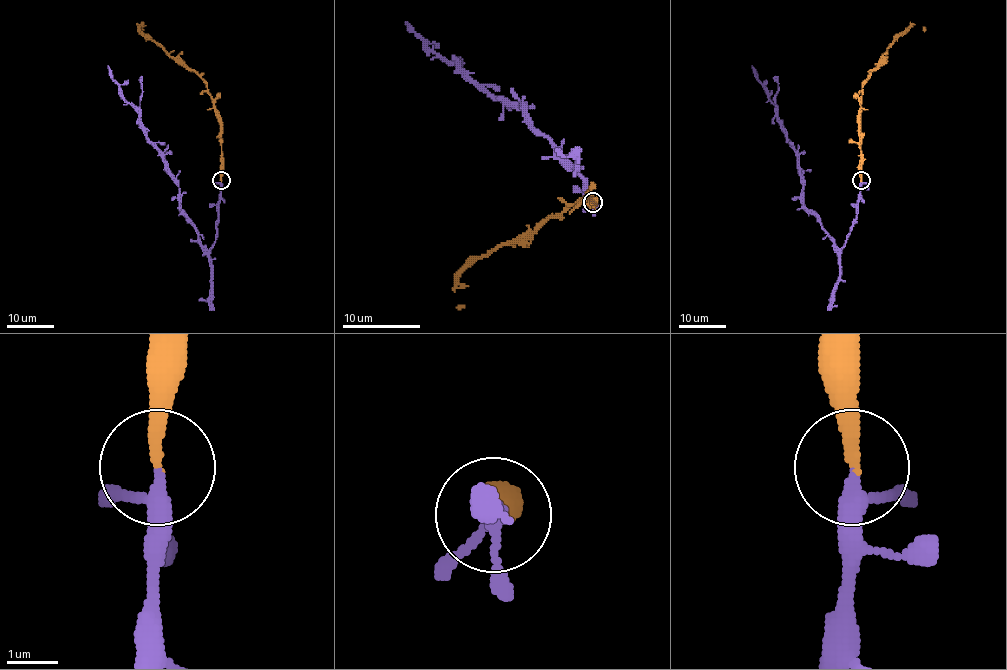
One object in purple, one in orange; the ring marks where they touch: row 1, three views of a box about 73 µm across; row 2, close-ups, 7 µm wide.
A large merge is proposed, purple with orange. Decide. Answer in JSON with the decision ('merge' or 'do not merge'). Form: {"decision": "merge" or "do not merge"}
{"decision": "merge"}

